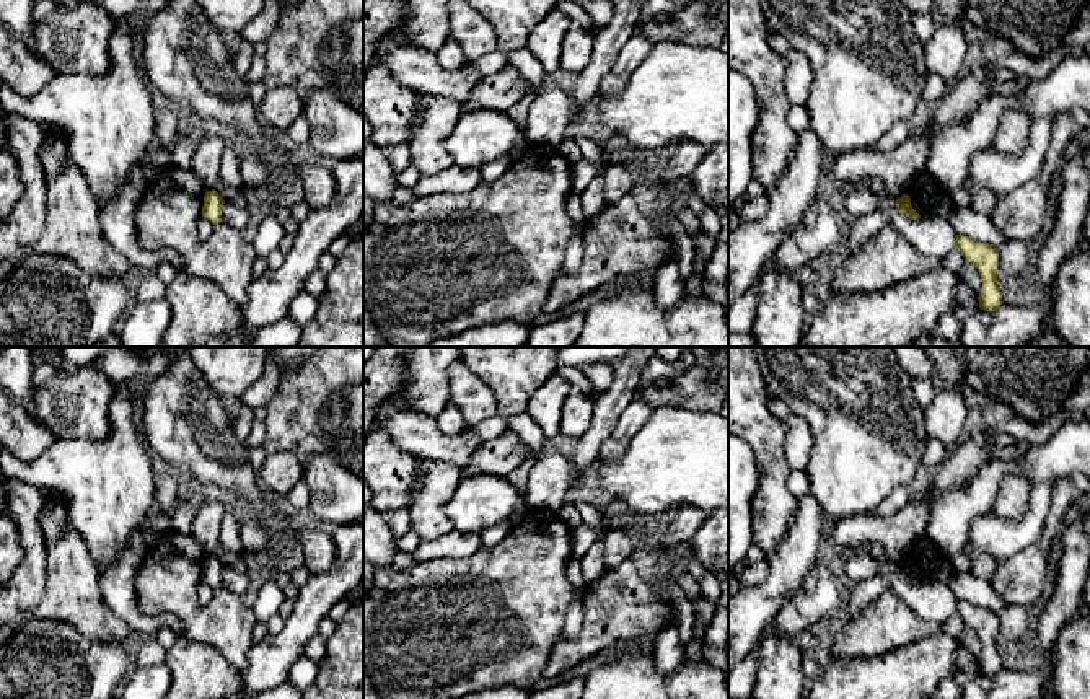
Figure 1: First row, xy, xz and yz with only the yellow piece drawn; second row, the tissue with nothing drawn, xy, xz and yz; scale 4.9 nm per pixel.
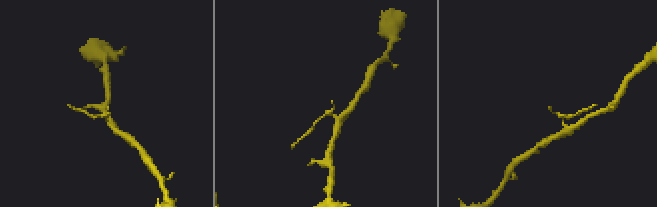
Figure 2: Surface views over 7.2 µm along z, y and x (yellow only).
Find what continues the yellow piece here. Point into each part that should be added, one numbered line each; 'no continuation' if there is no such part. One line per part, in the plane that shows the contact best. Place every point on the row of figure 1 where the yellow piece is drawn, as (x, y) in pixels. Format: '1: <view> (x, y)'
1: yz (893, 168)

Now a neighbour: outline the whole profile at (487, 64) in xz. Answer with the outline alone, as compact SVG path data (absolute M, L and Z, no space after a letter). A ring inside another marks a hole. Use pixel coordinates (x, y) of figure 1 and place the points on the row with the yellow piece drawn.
M494 51L469 62L482 77L503 70L508 65L507 54Z

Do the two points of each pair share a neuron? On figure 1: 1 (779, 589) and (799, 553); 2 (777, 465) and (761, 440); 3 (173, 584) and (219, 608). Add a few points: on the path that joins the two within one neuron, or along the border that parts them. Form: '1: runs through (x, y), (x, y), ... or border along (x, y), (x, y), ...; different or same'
1: runs through (784, 580), (791, 561); same
2: runs through (771, 458), (768, 447); same
3: runs through (181, 595), (199, 613), (207, 613); same

